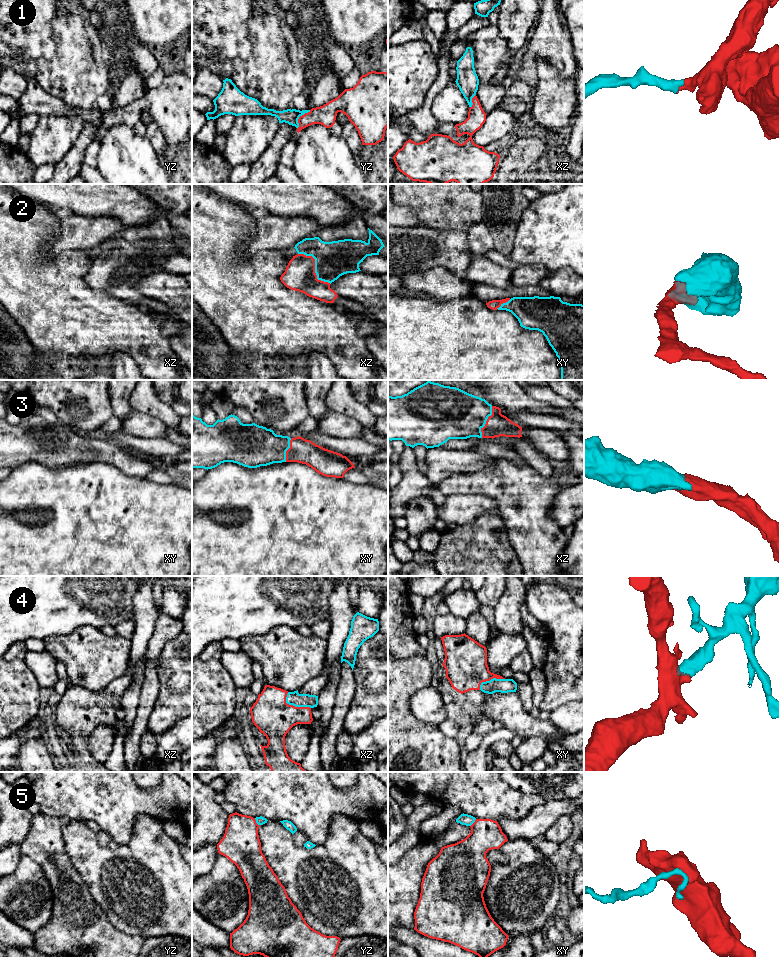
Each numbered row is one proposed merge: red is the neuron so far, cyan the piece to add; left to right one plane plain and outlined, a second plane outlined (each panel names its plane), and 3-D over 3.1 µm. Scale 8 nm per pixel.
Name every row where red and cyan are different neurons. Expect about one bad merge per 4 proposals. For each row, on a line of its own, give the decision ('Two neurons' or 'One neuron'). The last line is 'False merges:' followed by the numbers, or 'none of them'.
1: One neuron
2: One neuron
3: One neuron
4: One neuron
5: Two neurons
False merges: 5

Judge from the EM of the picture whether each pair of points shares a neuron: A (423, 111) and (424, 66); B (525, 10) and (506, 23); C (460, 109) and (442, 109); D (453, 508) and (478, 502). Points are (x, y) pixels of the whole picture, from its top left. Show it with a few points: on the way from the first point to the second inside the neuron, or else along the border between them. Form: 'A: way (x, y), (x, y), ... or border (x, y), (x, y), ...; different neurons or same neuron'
A: border (434, 82), (424, 102), (405, 115); different neurons
B: way (520, 13), (511, 22); same neuron
C: way (456, 109), (446, 109); same neuron
D: way (459, 508), (472, 506); same neuron

